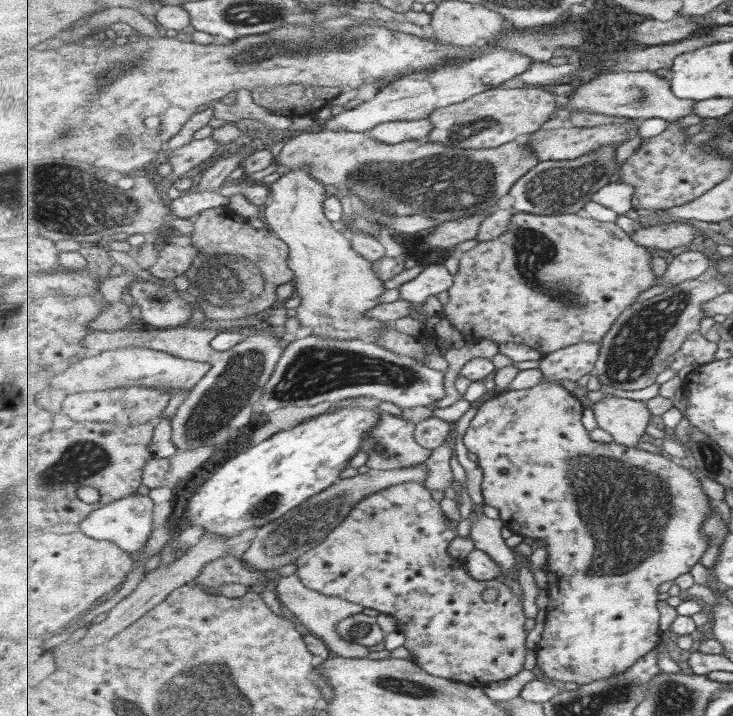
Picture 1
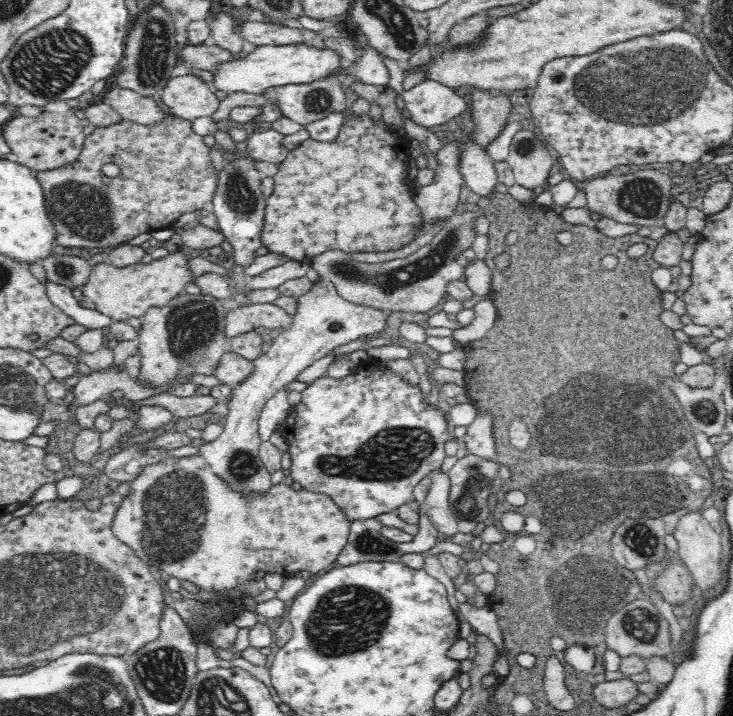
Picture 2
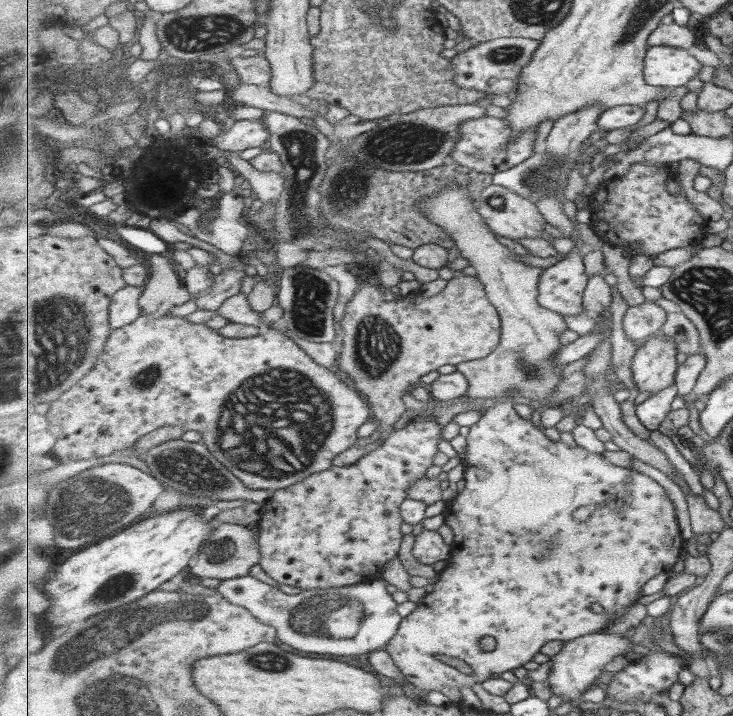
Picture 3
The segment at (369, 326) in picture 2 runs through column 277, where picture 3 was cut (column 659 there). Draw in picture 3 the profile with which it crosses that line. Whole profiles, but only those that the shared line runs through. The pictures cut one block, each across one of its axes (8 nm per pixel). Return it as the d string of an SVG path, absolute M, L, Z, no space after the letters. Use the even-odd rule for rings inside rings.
M664 334L643 342L632 363L633 383L639 393L656 396L676 385L677 353L676 343L670 342Z

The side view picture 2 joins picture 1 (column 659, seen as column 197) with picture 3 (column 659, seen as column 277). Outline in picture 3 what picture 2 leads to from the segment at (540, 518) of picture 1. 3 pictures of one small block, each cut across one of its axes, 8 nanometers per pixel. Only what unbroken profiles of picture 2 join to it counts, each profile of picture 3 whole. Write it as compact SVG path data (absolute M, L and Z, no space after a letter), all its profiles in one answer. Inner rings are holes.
M503 397L484 402L480 408L482 416L470 427L467 436L463 461L465 487L450 501L445 512L444 522L454 533L453 543L451 544L453 547L451 558L446 561L445 568L440 572L441 578L433 586L433 592L417 602L417 608L409 616L403 617L397 634L389 641L389 645L385 645L385 648L383 648L389 652L396 666L403 671L403 676L408 684L421 694L431 690L441 691L443 687L447 686L471 687L477 682L485 682L491 679L493 674L513 672L513 670L517 670L521 666L524 667L528 662L531 662L549 641L569 642L569 640L575 640L575 638L587 634L603 633L603 630L609 626L609 622L619 618L631 606L639 602L639 599L644 596L644 586L652 578L672 570L673 566L679 562L683 542L687 541L681 536L675 506L673 506L669 494L665 492L659 482L645 476L645 474L641 474L641 472L631 470L629 467L613 464L609 460L610 454L608 453L600 454L600 452L592 452L592 450L588 450L584 446L579 446L579 444L575 444L573 447L559 440L553 441L545 434L544 430L541 430L541 427L535 426L531 419L525 420L525 418L521 418L517 414L515 408L513 408L513 404L517 401L516 397ZM581 506L587 507L591 511L590 518L586 521L577 521L577 510L581 510ZM549 510L551 510L551 520L535 522L537 526L529 526L531 530L523 530L523 528L527 528L527 524L523 524L523 520L519 520L519 518L513 518L515 514L523 514L523 512L541 512L543 514L543 512L549 512ZM497 532L517 532L519 540L515 540L515 542L519 542L519 544L515 544L511 548L509 546L503 548L501 544L505 544L507 540L497 542ZM593 603L603 606L605 613L595 614L591 610L591 604ZM487 635L495 638L496 647L491 651L484 652L479 648L479 640Z

